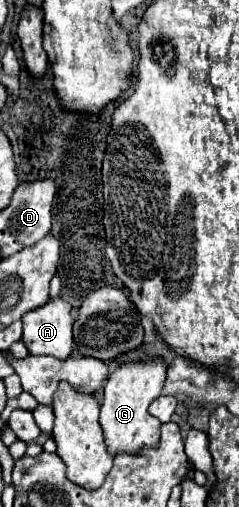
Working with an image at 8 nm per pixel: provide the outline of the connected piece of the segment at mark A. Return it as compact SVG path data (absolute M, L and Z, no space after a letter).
M57 297L47 305L23 315L23 343L29 355L51 355L67 359L73 351L73 309Z

